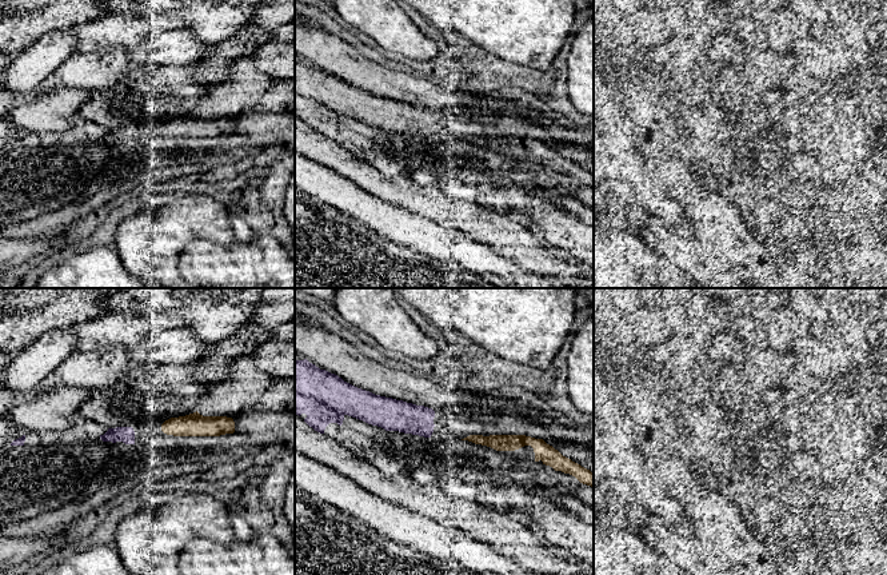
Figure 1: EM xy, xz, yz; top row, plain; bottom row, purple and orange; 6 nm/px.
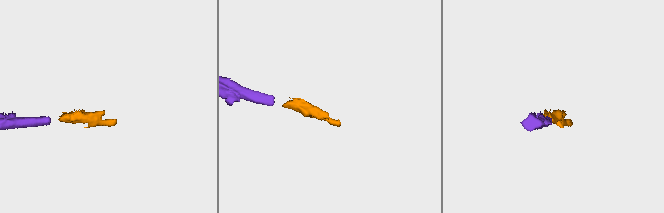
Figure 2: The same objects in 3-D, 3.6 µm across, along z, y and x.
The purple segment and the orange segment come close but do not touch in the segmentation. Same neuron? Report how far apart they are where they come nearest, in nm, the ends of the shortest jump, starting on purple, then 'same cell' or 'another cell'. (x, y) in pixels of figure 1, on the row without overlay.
170 nm | xy (134, 132), (162, 131) | same cell

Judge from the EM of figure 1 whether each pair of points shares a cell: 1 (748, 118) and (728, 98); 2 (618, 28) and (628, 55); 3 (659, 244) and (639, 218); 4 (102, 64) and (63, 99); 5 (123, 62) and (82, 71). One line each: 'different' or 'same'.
1: same
2: same
3: same
4: different
5: same

